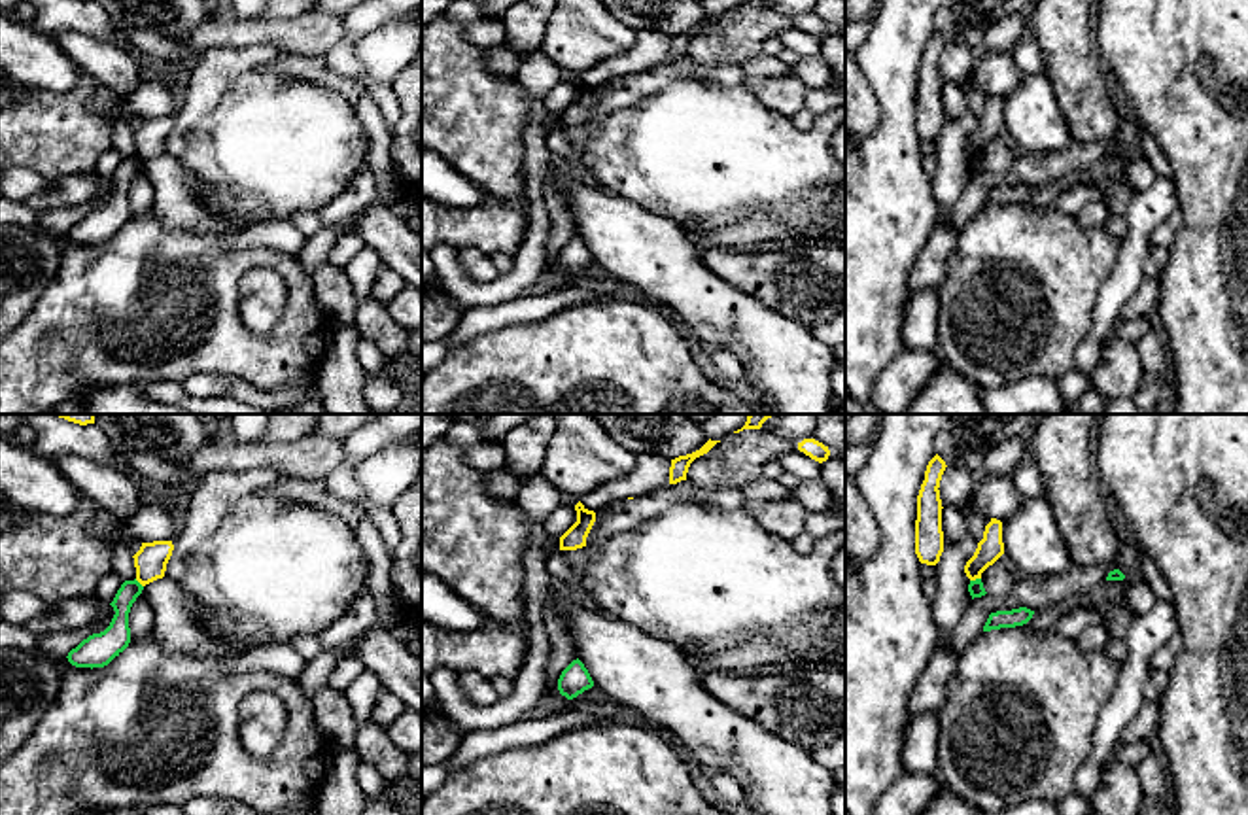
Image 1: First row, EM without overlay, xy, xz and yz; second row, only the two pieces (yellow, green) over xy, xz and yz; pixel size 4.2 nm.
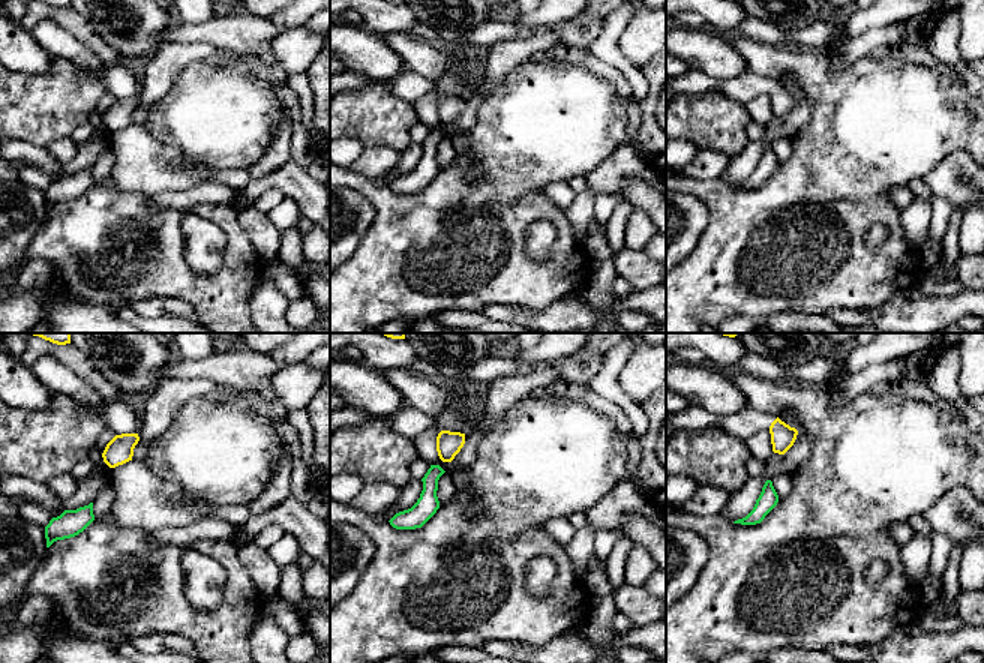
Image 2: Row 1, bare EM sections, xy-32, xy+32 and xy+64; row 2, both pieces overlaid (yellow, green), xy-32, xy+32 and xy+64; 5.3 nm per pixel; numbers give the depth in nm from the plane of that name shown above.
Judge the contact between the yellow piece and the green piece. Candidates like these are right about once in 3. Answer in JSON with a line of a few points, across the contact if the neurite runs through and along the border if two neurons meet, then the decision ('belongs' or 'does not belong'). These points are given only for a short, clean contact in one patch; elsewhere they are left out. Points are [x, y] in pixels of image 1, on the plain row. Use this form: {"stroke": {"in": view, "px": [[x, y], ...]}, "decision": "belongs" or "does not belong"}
{"stroke": {"in": "yz", "px": [[980, 154], [970, 157]]}, "decision": "does not belong"}

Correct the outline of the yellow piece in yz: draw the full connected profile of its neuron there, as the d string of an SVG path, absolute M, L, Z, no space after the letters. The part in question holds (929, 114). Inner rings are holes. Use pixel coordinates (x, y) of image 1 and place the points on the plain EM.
M936 30L925 47L917 72L915 130L921 140L936 142L944 129L940 57L945 38Z

